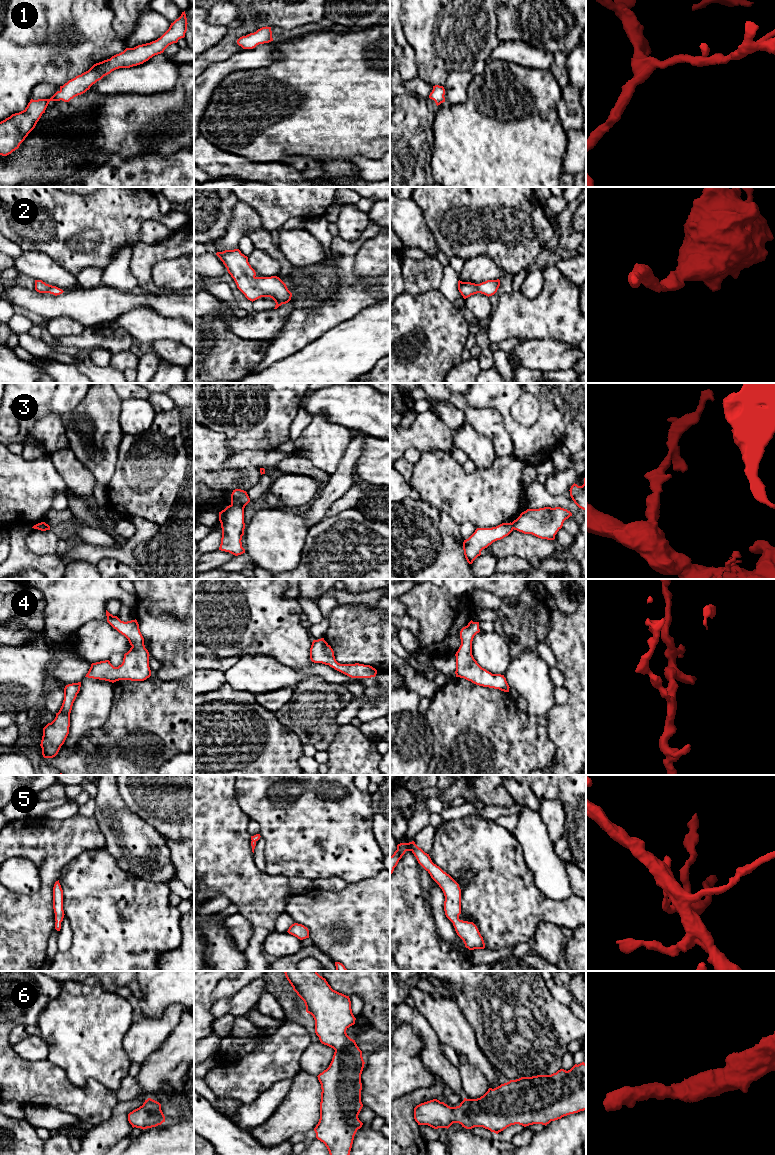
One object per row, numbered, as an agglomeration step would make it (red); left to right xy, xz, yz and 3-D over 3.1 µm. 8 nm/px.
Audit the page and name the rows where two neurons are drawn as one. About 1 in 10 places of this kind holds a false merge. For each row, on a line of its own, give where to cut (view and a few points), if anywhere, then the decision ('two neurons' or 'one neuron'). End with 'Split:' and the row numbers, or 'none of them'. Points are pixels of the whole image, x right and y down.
1: no cut | one neuron
2: no cut | one neuron
3: xz (231, 503), (244, 507) | two neurons
4: no cut | one neuron
5: no cut | one neuron
6: no cut | one neuron
Split: 3

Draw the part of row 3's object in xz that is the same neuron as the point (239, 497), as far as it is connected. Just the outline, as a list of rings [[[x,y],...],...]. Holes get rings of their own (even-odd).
[[[241,489],[233,490],[231,494],[231,504],[245,507],[250,502],[246,491]]]

